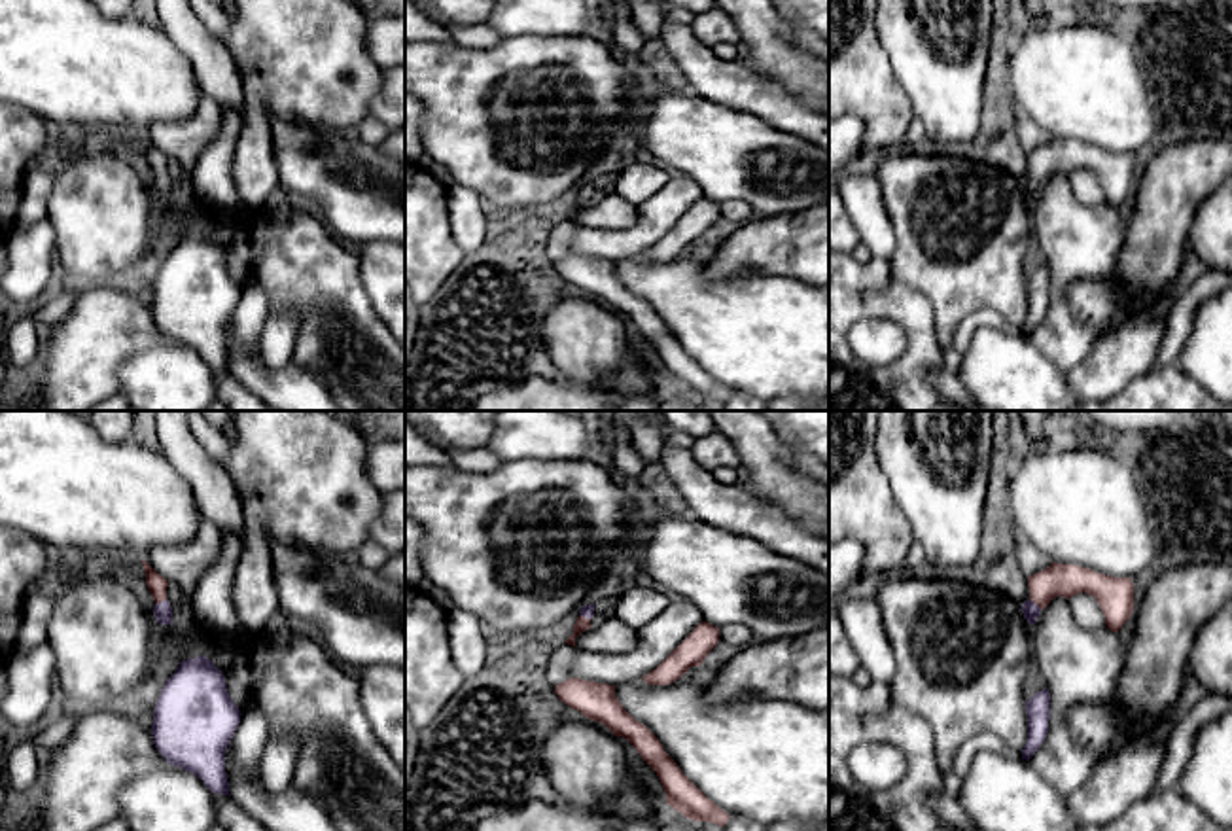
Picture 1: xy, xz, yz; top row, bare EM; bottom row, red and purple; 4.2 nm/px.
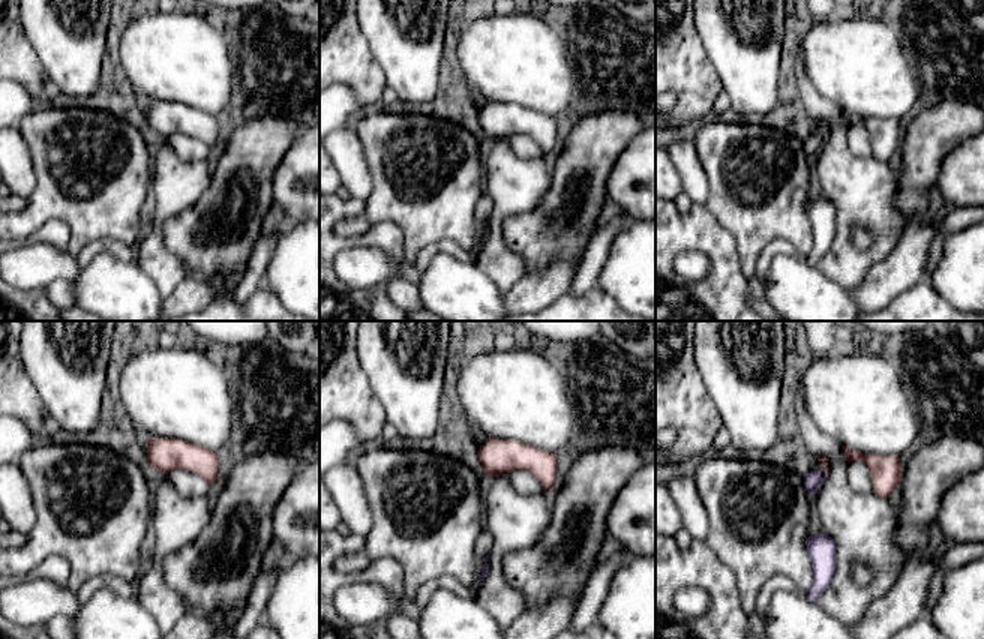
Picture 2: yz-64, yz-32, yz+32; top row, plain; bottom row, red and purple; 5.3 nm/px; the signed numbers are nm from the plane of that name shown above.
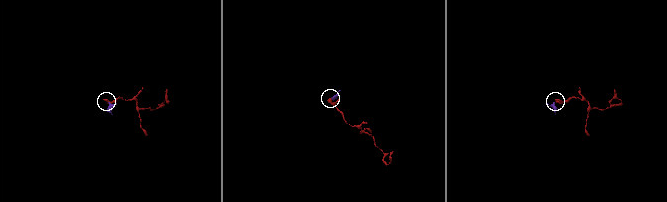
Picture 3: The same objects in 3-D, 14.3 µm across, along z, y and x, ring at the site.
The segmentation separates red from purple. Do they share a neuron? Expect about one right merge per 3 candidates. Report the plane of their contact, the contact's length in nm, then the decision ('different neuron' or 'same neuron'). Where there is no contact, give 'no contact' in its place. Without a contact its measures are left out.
yz | 70 nm | same neuron

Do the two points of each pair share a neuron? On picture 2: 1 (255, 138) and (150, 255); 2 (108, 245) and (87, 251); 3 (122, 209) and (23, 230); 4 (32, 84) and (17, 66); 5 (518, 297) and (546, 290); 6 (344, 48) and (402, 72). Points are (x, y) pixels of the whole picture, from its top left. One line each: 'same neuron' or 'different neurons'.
1: different neurons
2: same neuron
3: same neuron
4: same neuron
5: same neuron
6: different neurons

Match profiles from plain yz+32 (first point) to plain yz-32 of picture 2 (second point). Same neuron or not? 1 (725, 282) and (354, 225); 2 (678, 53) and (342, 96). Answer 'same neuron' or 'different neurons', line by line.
1: different neurons
2: different neurons

